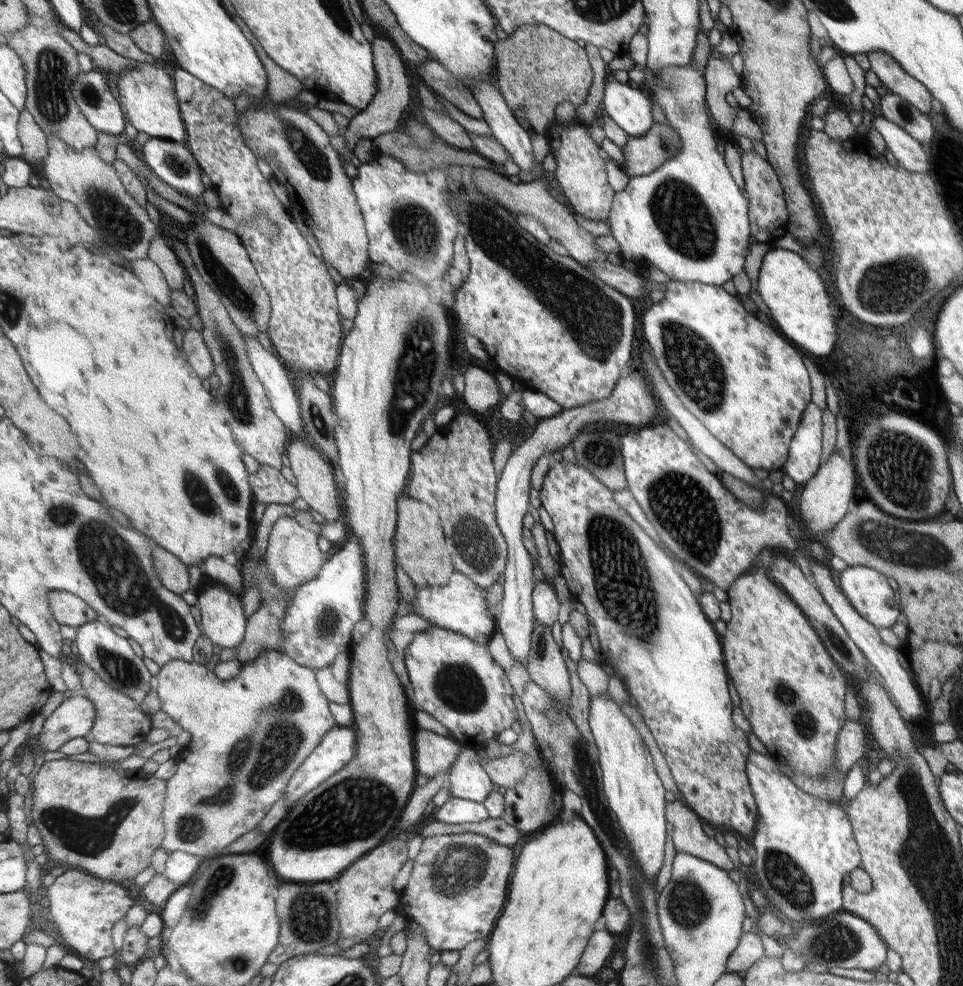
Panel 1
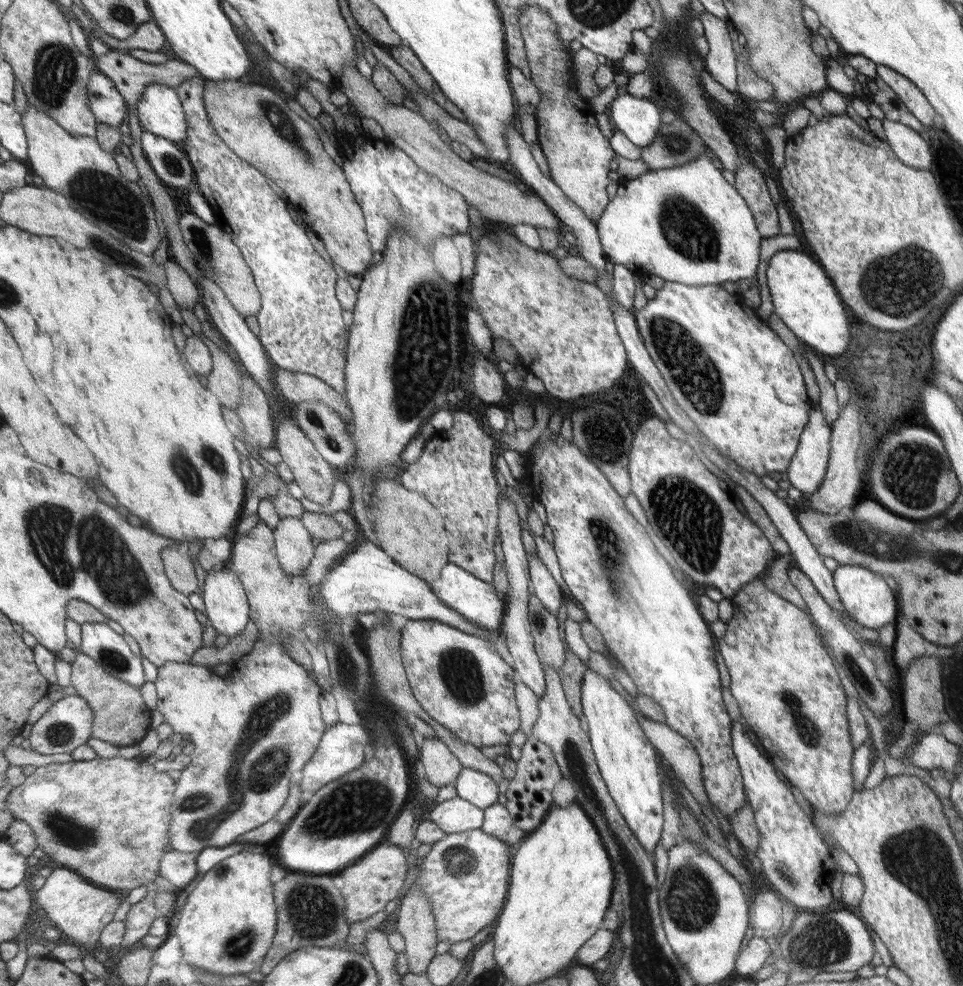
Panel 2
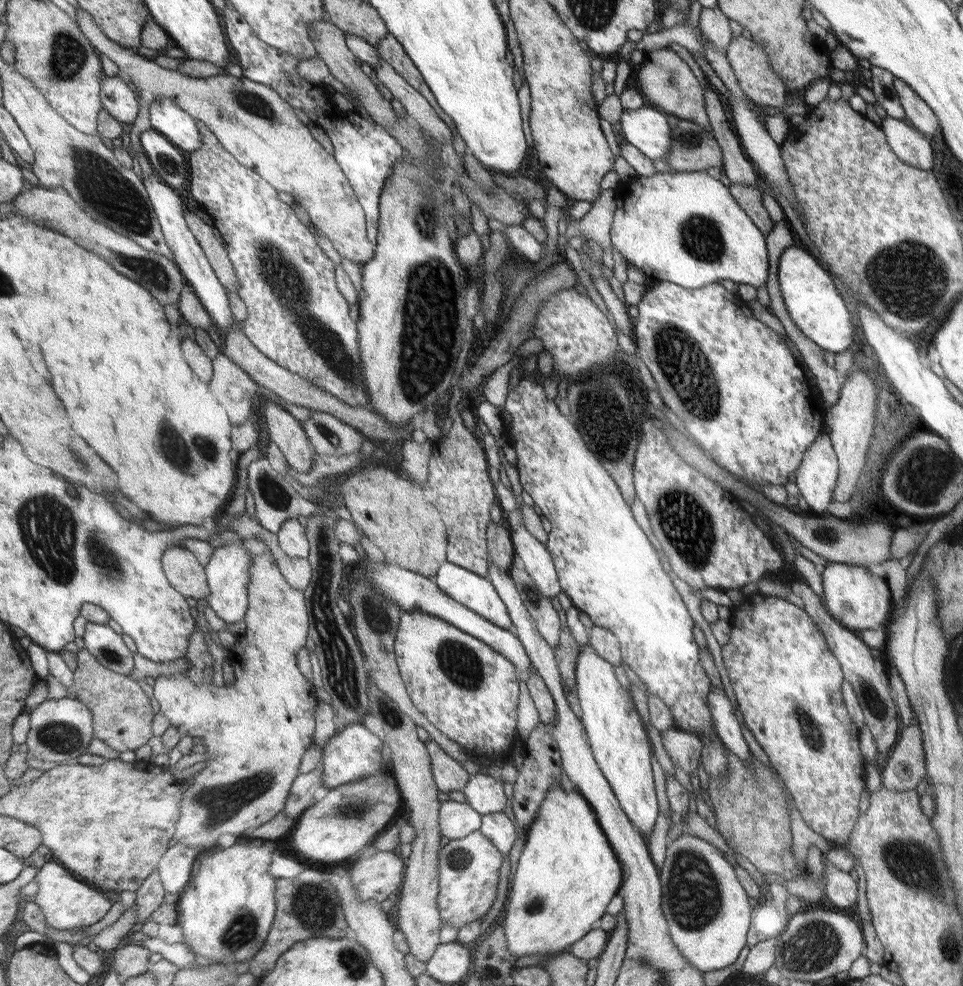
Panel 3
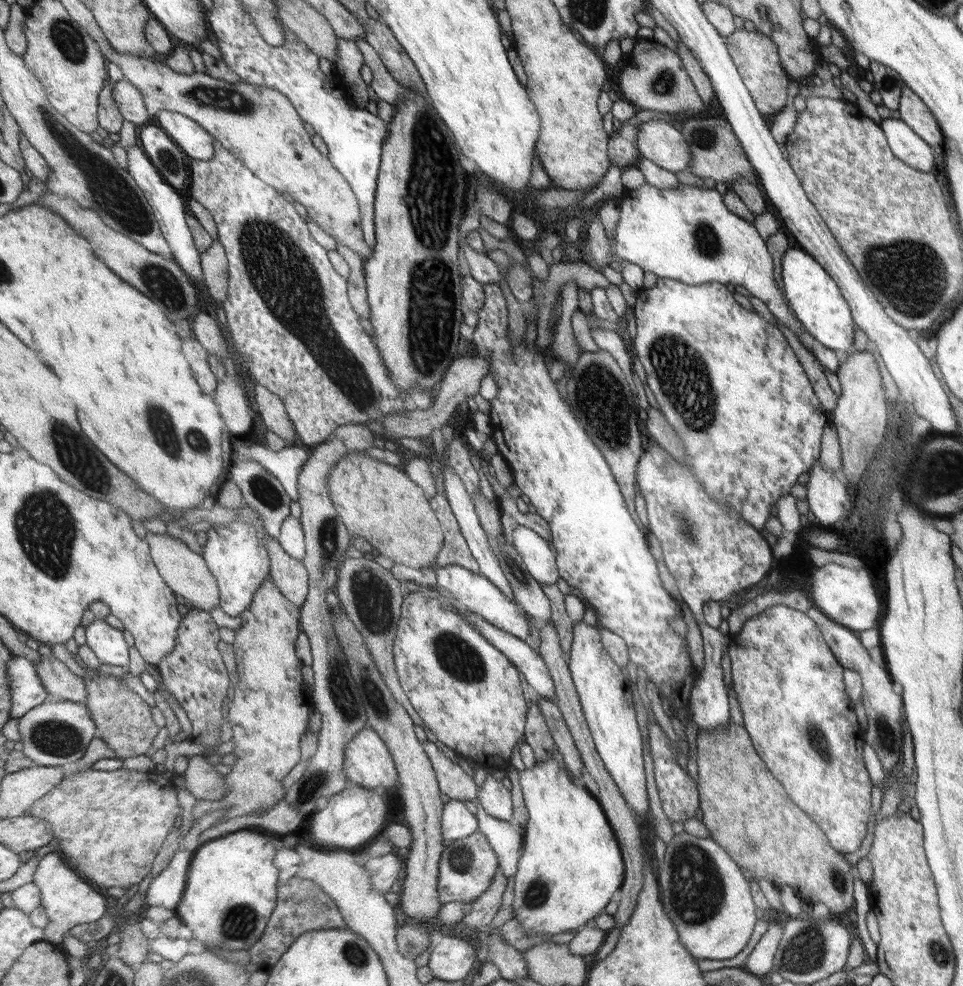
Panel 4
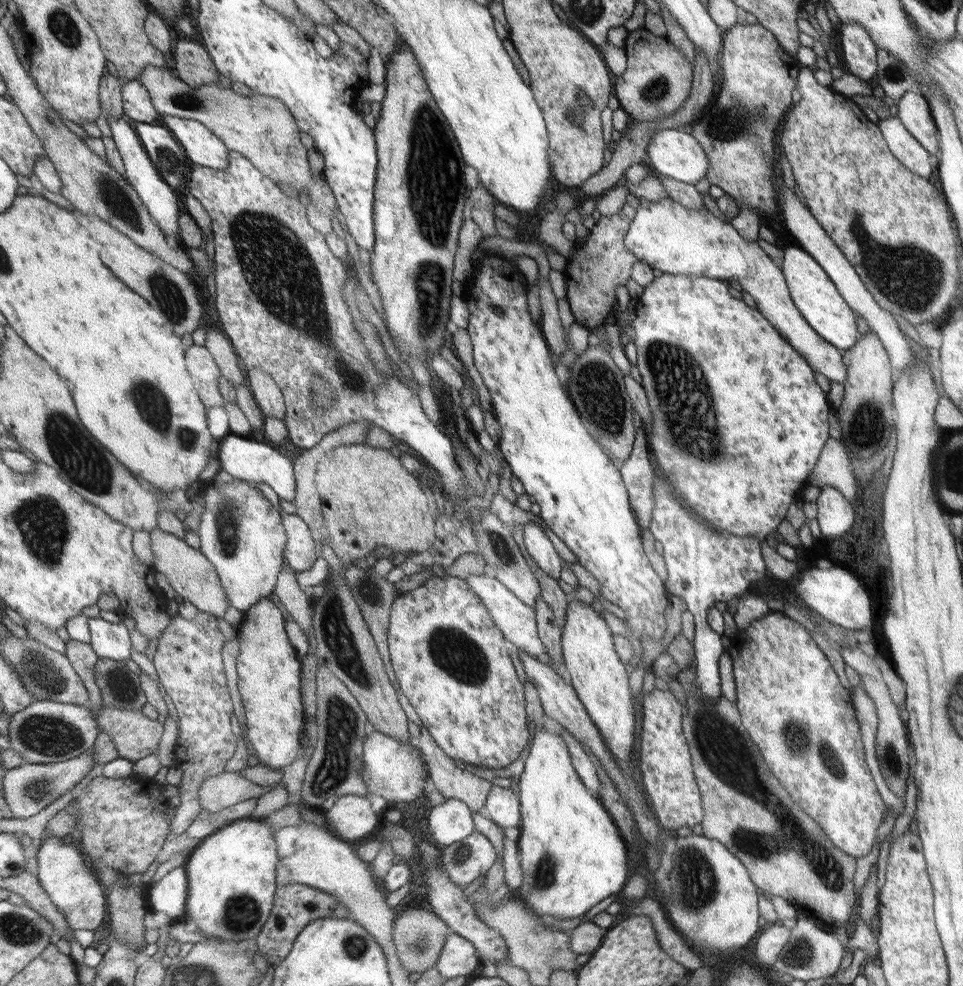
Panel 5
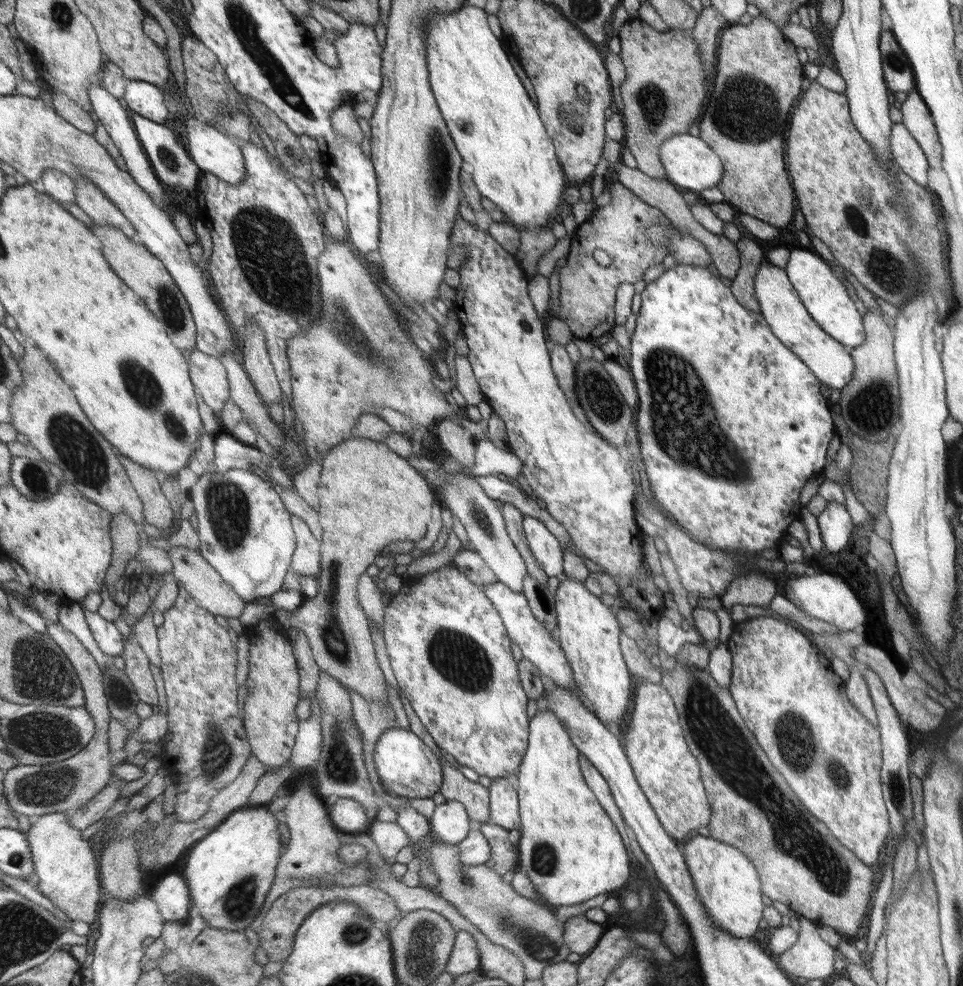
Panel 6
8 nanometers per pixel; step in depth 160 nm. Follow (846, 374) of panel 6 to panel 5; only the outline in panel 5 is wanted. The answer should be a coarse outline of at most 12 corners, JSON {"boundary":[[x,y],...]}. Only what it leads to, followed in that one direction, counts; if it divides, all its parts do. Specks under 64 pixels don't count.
{"boundary":[[639,198],[624,242],[667,274],[734,278],[811,370],[841,354],[790,298],[781,267],[704,206]]}

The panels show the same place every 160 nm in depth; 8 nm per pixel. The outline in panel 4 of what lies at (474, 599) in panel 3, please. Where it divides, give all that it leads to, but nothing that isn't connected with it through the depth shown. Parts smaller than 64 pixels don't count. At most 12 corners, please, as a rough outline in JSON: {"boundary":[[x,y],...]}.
{"boundary":[[465,567],[435,569],[456,604],[525,642],[530,616],[487,577]]}

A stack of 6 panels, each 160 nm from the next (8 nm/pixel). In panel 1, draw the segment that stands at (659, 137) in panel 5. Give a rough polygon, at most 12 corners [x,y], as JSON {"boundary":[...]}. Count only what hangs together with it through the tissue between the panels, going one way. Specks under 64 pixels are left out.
{"boundary":[[612,78],[600,113],[625,134],[651,129],[651,102]]}

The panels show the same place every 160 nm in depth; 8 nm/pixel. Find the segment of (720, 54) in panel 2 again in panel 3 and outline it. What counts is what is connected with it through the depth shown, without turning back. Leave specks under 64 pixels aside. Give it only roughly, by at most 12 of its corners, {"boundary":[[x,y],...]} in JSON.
{"boundary":[[717,7],[700,8],[698,29],[720,53],[732,36]]}

